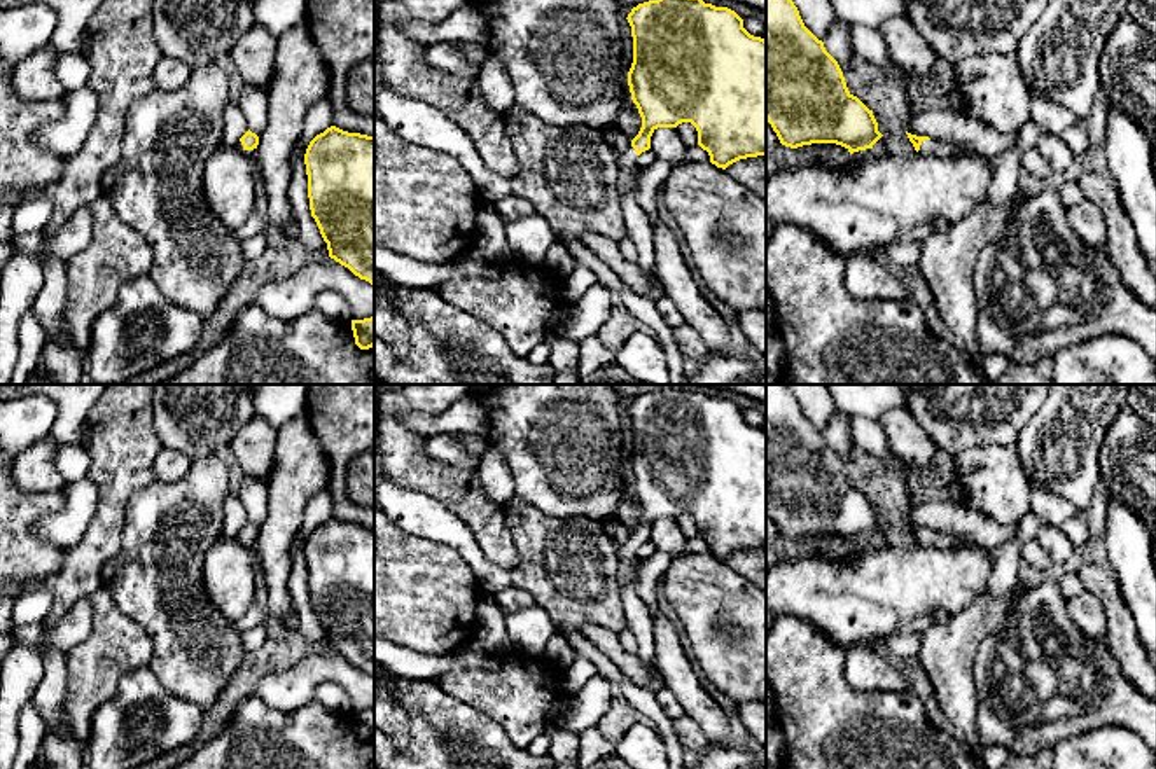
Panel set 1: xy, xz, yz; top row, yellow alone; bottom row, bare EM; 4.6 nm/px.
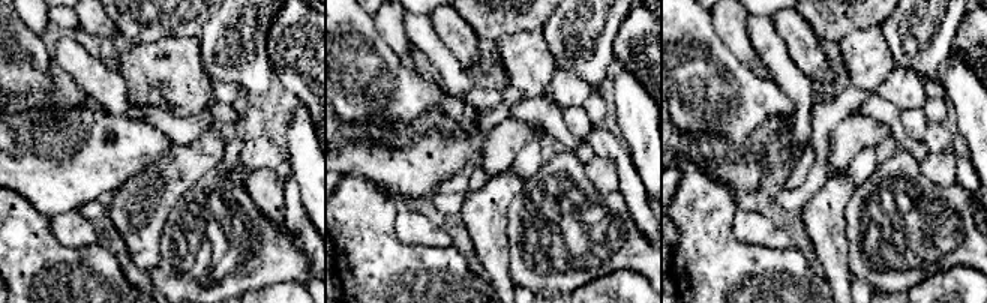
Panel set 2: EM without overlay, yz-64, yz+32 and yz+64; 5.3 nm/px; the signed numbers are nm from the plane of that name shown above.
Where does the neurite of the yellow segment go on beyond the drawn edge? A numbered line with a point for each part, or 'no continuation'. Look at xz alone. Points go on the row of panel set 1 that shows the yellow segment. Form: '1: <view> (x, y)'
1: xz (626, 161)

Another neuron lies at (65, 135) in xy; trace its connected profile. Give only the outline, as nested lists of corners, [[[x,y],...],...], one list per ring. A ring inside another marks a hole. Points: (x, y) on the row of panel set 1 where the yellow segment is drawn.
[[[84,86],[66,91],[59,100],[65,105],[63,115],[42,124],[33,138],[45,150],[66,159],[82,149],[96,119],[98,96]]]

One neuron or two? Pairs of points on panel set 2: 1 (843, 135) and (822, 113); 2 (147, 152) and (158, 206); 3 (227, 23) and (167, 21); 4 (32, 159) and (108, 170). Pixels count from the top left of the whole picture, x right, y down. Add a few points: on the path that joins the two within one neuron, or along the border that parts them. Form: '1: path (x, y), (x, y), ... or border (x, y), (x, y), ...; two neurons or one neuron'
1: border (851, 111), (830, 134), (824, 159); two neurons
2: border (173, 141), (155, 164), (120, 185); two neurons
3: border (212, 15), (198, 36); two neurons
4: path (51, 161), (59, 167), (89, 167); one neuron

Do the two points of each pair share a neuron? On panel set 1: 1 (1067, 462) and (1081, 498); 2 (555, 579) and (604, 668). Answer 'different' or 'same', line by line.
1: same
2: different

